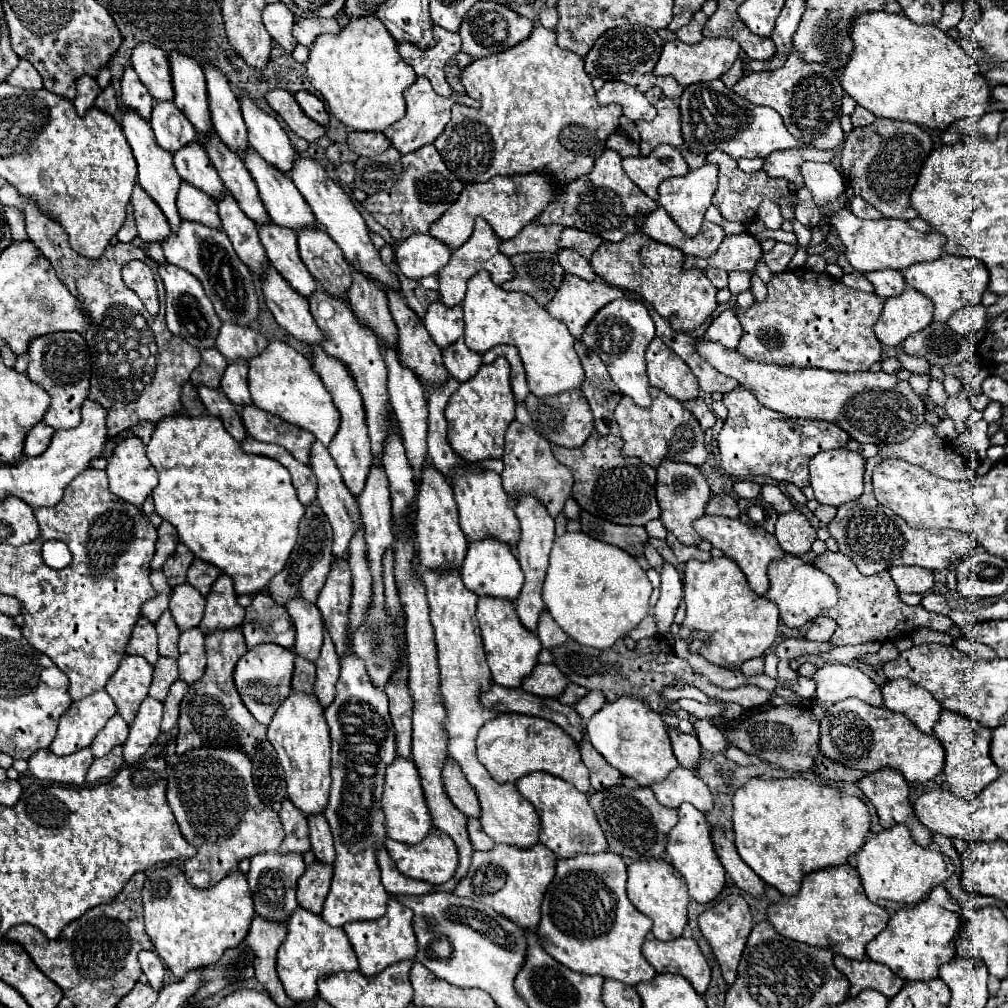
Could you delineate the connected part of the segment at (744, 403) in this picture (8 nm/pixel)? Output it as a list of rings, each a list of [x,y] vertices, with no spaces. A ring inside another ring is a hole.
[[[743,387],[725,393],[723,403],[729,409],[729,415],[717,437],[717,447],[721,453],[723,469],[737,479],[765,475],[775,481],[791,481],[797,487],[805,487],[809,485],[809,459],[819,451],[845,447],[849,441],[849,435],[835,423],[811,419],[779,419],[785,415],[759,405],[755,395]]]

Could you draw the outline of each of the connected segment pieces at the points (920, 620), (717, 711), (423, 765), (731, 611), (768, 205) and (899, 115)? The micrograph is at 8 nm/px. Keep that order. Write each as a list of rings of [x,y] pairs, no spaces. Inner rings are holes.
[[[825,551],[823,555],[815,557],[813,561],[821,571],[825,571],[839,589],[839,603],[833,609],[825,611],[825,617],[831,617],[837,621],[837,629],[833,637],[829,639],[829,645],[861,645],[869,641],[897,641],[905,635],[909,635],[913,629],[929,627],[933,631],[947,633],[953,627],[953,621],[945,615],[937,615],[927,611],[923,605],[909,607],[899,601],[899,593],[895,589],[895,583],[889,575],[889,571],[881,571],[871,577],[863,577],[855,563],[847,559],[843,553]]]
[[[679,699],[677,701],[681,709],[693,713],[697,719],[709,719],[709,717],[715,717],[715,715],[721,715],[725,711],[725,705],[723,703],[709,703],[709,705],[703,705],[699,701],[693,701],[693,699]]]
[[[399,539],[395,543],[395,581],[399,587],[399,597],[403,603],[405,611],[405,635],[407,635],[407,665],[409,665],[409,689],[413,695],[413,745],[411,745],[411,759],[415,761],[419,775],[421,775],[421,785],[425,793],[425,801],[429,805],[433,825],[447,835],[457,845],[459,851],[459,867],[455,873],[455,879],[465,877],[469,863],[471,863],[471,853],[473,847],[467,837],[467,817],[449,801],[445,787],[443,787],[443,763],[447,761],[447,731],[445,731],[445,719],[447,719],[447,709],[441,699],[439,691],[439,669],[437,669],[437,647],[435,647],[435,635],[433,627],[429,623],[429,607],[427,607],[427,597],[425,597],[425,585],[421,581],[421,575],[417,575],[415,569],[411,569],[411,559],[415,555],[415,547],[411,541]]]
[[[717,557],[711,561],[687,561],[685,563],[685,581],[681,583],[677,569],[671,563],[663,563],[661,569],[661,597],[653,607],[651,615],[657,619],[659,633],[665,637],[669,635],[669,627],[673,623],[675,611],[681,603],[681,597],[687,607],[685,621],[681,625],[679,635],[687,637],[689,631],[701,629],[709,635],[709,641],[699,649],[709,663],[719,667],[739,667],[747,659],[761,657],[773,645],[777,637],[779,625],[779,609],[777,603],[769,601],[767,597],[755,595],[739,565],[729,557]]]
[[[763,199],[763,203],[759,203],[759,211],[757,215],[763,219],[763,223],[769,227],[769,229],[781,229],[783,225],[783,217],[779,213],[779,207],[775,201],[771,199]]]
[[[871,11],[853,19],[849,35],[853,41],[853,53],[847,65],[841,69],[841,85],[875,117],[911,121],[931,129],[947,129],[957,119],[979,119],[989,111],[987,103],[991,99],[991,87],[987,79],[979,73],[977,63],[967,55],[967,51],[939,27],[917,25],[899,13]]]

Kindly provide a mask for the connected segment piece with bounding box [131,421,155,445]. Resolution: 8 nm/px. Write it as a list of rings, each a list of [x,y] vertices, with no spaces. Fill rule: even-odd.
[[[143,421],[143,423],[137,423],[131,431],[133,431],[133,435],[139,435],[139,437],[143,439],[143,443],[147,445],[149,439],[151,439],[151,435],[153,435],[153,427],[155,427],[155,423],[151,423],[151,421]]]

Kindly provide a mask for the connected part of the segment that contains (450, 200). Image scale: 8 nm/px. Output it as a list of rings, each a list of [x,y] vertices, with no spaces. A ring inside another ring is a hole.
[[[427,145],[419,151],[403,155],[405,173],[389,191],[375,193],[367,197],[361,205],[375,217],[377,223],[389,229],[391,237],[397,241],[407,239],[415,233],[429,233],[431,223],[435,223],[459,197],[463,183],[447,169],[441,155],[433,145]]]

